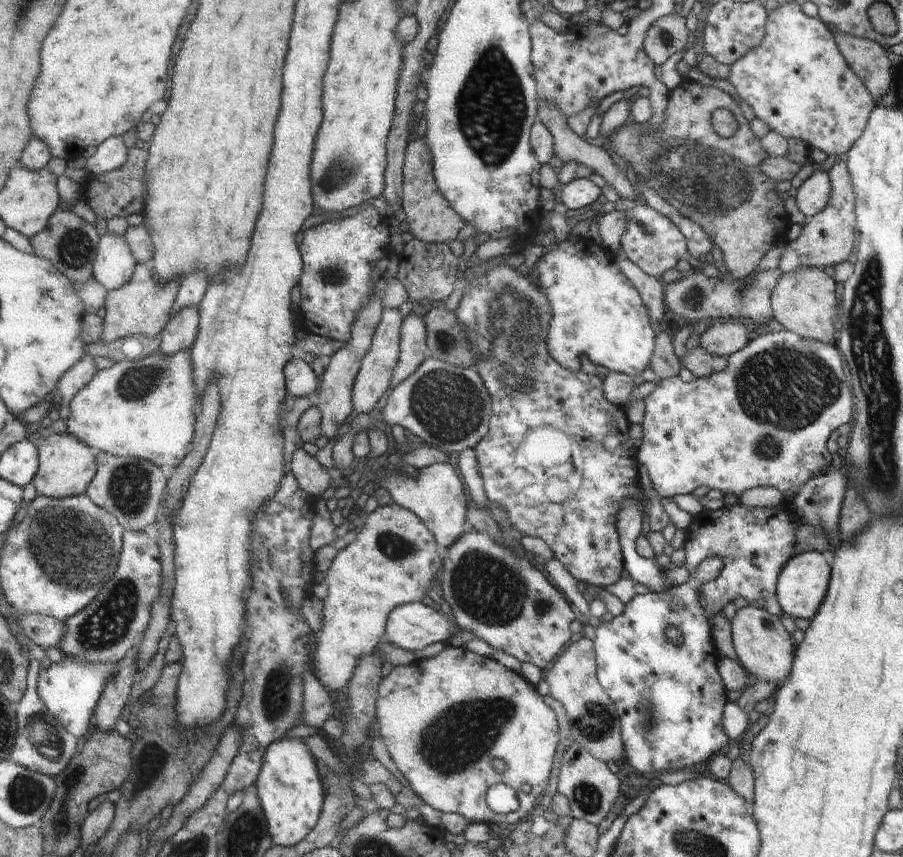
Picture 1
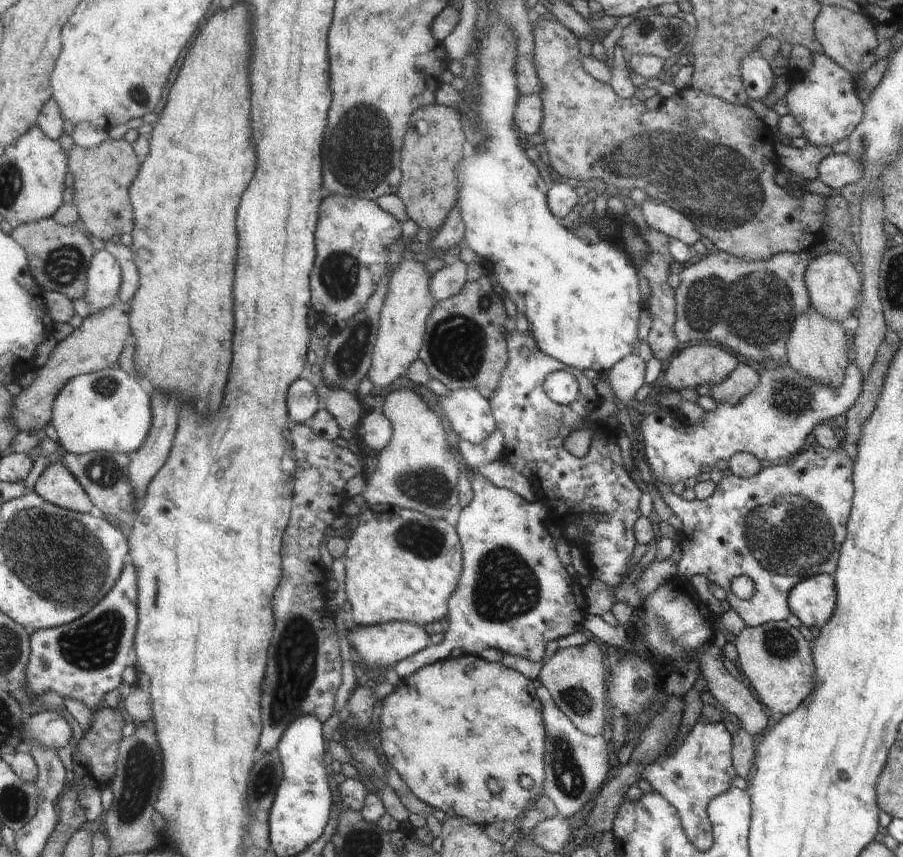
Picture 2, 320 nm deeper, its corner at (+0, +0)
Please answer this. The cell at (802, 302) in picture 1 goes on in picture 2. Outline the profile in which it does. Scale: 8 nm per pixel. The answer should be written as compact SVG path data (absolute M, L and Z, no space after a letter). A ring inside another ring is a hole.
M810 309L808 316L801 317L791 330L791 341L787 343L787 364L800 370L803 374L832 382L832 386L840 386L848 367L848 340L844 340L844 330L838 320L828 320L823 315Z

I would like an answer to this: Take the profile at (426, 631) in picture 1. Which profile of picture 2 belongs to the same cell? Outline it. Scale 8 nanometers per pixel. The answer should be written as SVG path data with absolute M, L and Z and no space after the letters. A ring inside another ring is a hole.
M393 621L381 625L358 626L354 625L350 630L350 645L353 647L356 660L370 668L391 667L396 662L400 663L406 658L412 657L416 652L428 646L428 634L424 628L414 622Z

